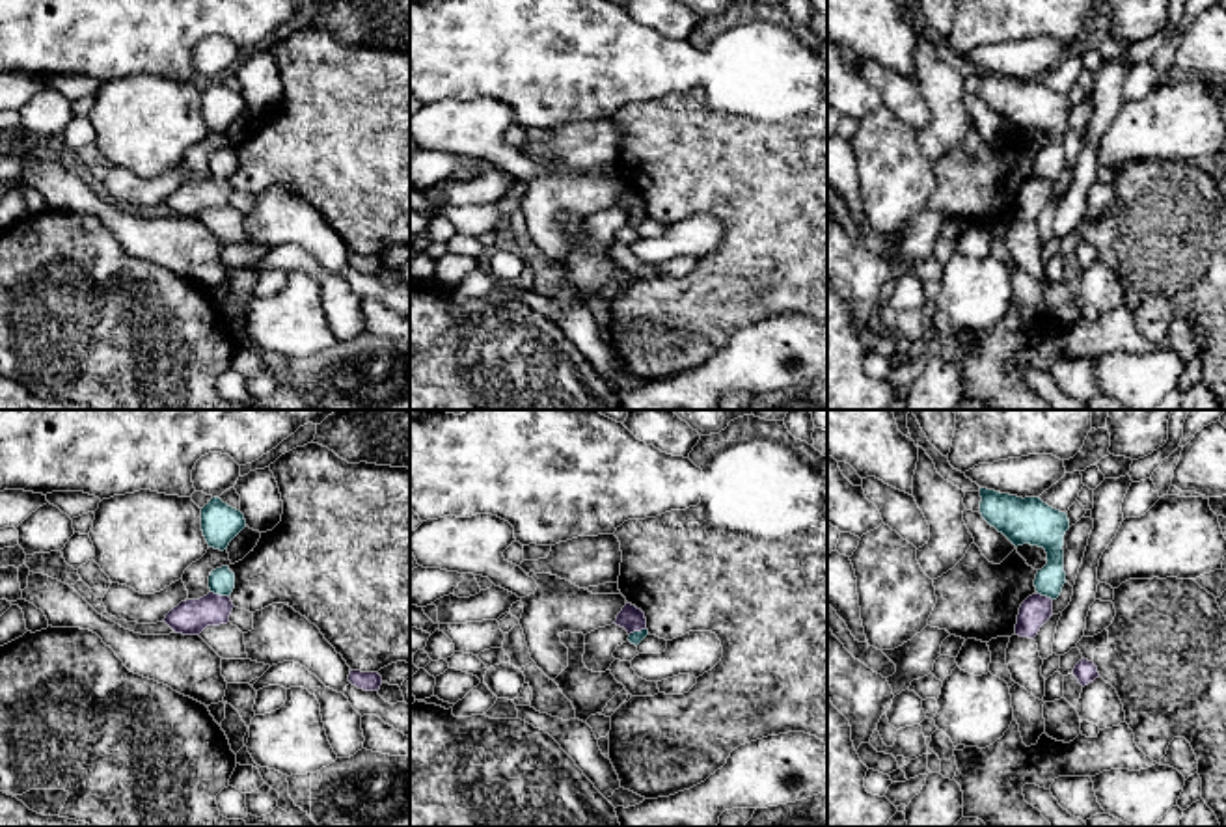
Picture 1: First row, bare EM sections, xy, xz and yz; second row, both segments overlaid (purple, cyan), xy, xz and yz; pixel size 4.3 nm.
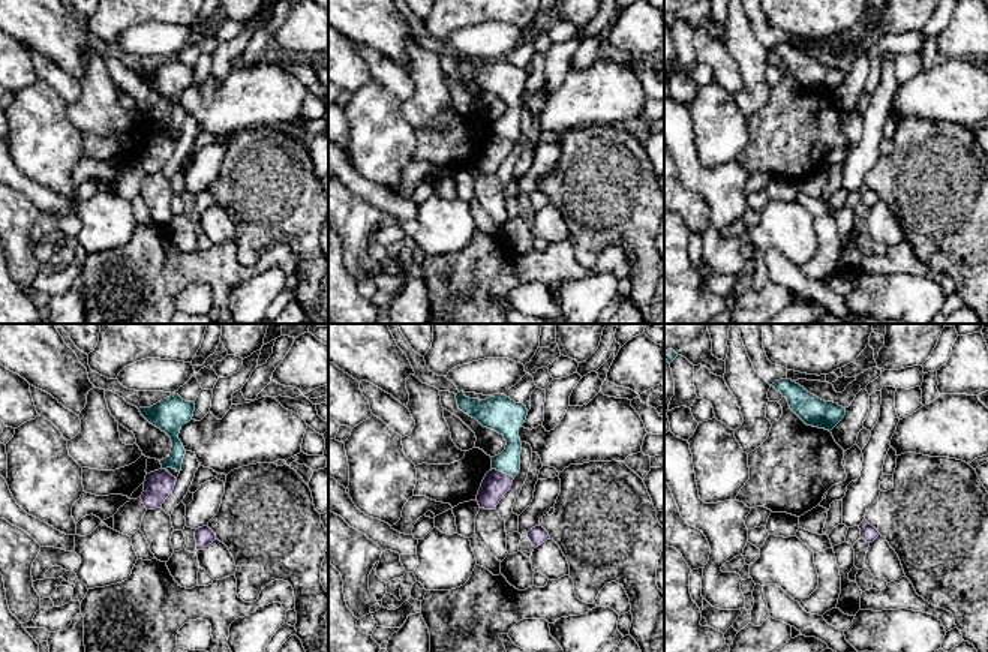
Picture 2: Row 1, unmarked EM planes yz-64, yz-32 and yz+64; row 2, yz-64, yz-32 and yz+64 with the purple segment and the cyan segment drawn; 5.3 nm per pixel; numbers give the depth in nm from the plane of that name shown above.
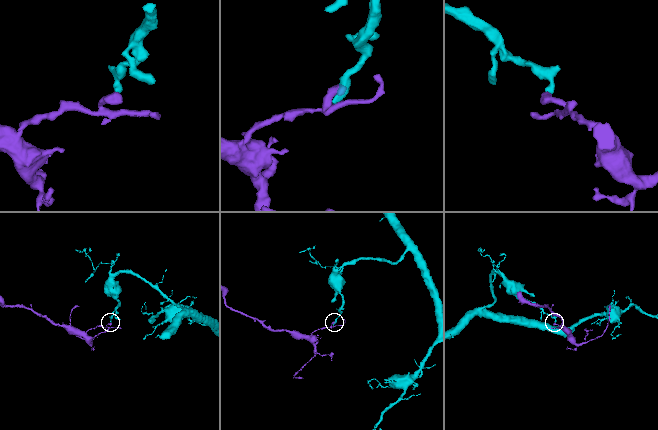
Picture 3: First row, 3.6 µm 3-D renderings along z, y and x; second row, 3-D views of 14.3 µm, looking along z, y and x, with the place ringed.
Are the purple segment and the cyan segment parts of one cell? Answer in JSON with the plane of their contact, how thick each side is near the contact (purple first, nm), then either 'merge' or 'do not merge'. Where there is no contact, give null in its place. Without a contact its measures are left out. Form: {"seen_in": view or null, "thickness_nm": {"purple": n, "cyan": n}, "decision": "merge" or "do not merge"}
{"seen_in": "xy", "thickness_nm": {"purple": 150, "cyan": 110}, "decision": "do not merge"}

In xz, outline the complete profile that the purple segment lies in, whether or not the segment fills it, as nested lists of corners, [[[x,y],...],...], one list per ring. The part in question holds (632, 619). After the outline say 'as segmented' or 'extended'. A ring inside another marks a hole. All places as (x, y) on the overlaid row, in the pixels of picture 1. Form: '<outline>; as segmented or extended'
[[[628,602],[622,607],[622,611],[617,615],[617,620],[613,624],[624,628],[628,635],[633,631],[647,630],[645,613]]]; as segmented

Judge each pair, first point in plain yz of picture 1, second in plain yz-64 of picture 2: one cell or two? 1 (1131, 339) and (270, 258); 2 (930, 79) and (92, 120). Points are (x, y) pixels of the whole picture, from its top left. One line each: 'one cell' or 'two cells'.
1: one cell
2: one cell

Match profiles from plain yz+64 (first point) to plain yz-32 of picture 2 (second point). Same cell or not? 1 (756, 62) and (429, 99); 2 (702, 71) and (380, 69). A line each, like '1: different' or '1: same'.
1: same
2: different

